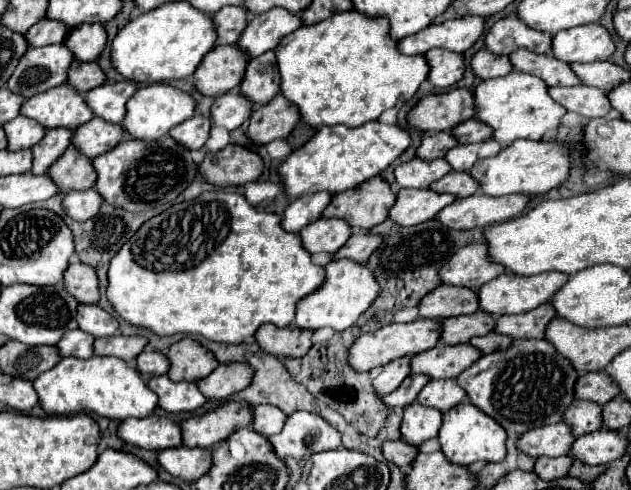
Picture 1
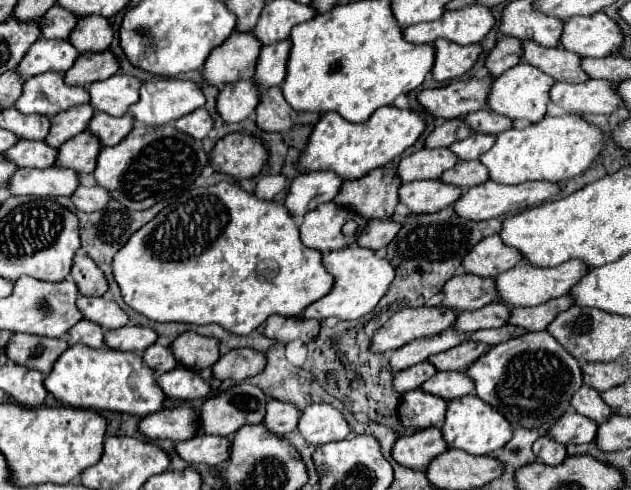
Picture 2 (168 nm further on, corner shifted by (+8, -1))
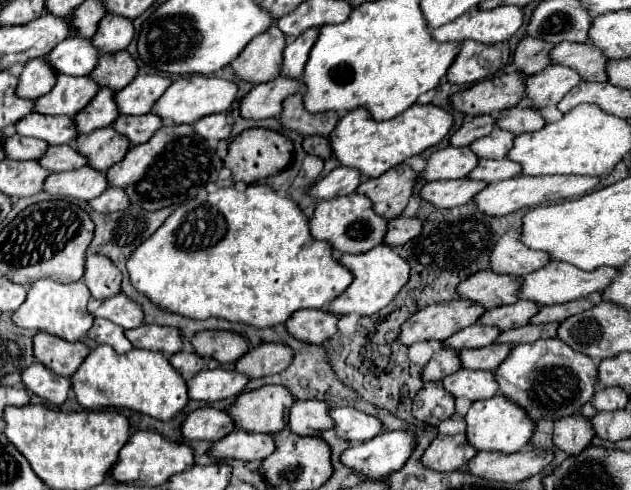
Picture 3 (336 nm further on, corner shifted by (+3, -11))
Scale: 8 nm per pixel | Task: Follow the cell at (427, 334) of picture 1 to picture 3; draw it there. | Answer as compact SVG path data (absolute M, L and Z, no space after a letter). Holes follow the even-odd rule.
M449 300L431 304L417 314L413 314L403 326L399 340L405 346L411 346L419 340L447 340L455 332L479 322L479 316L485 312L481 304L469 300Z

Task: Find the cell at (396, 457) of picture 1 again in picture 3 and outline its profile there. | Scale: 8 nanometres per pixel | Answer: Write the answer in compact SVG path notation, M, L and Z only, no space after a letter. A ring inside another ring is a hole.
M441 434L431 442L431 446L427 448L427 452L423 454L423 466L439 470L439 472L453 472L453 470L461 470L465 468L473 456L475 456L475 448L471 448L471 444L467 444L467 436L461 434L453 434L453 436L443 436Z

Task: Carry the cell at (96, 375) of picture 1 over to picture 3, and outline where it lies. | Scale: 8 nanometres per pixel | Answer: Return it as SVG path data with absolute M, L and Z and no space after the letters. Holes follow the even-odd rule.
M97 346L79 370L71 376L73 390L77 402L85 410L99 410L105 406L115 408L131 408L135 412L143 412L157 420L171 420L179 414L189 402L187 382L175 368L171 368L169 356L159 350L139 350L117 354L111 346Z

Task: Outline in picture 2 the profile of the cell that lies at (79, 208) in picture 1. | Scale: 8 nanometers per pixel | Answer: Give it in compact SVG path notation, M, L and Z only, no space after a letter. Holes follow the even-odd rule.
M80 184L70 198L72 198L76 210L80 210L80 212L96 212L96 210L102 210L106 206L106 202L110 200L110 194L98 184L96 186Z

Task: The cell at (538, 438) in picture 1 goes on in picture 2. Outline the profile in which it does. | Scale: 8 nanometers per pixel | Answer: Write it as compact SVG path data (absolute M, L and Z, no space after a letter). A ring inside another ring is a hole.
M566 412L554 426L548 428L546 436L554 438L556 442L562 442L564 446L568 444L588 444L594 440L596 434L596 424L588 420L586 416L580 416L576 412Z

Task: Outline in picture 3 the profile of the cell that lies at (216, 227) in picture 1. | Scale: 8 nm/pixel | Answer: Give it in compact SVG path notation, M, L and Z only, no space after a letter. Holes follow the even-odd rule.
M247 186L245 190L237 190L237 188L221 188L217 192L199 196L195 200L187 200L183 202L167 220L165 224L153 234L149 236L127 260L127 270L131 276L131 284L145 294L151 302L155 302L157 306L181 314L181 316L189 316L189 318L197 318L197 320L205 320L209 316L219 316L231 322L243 322L243 324L251 324L257 328L269 328L275 324L283 324L285 320L291 318L293 312L301 310L301 308L323 308L325 304L329 304L331 300L335 300L351 282L353 282L353 274L339 264L339 260L333 258L333 248L325 242L325 240L315 240L311 236L309 230L309 218L303 214L303 210L297 206L295 200L291 200L289 196L279 196L271 186Z

